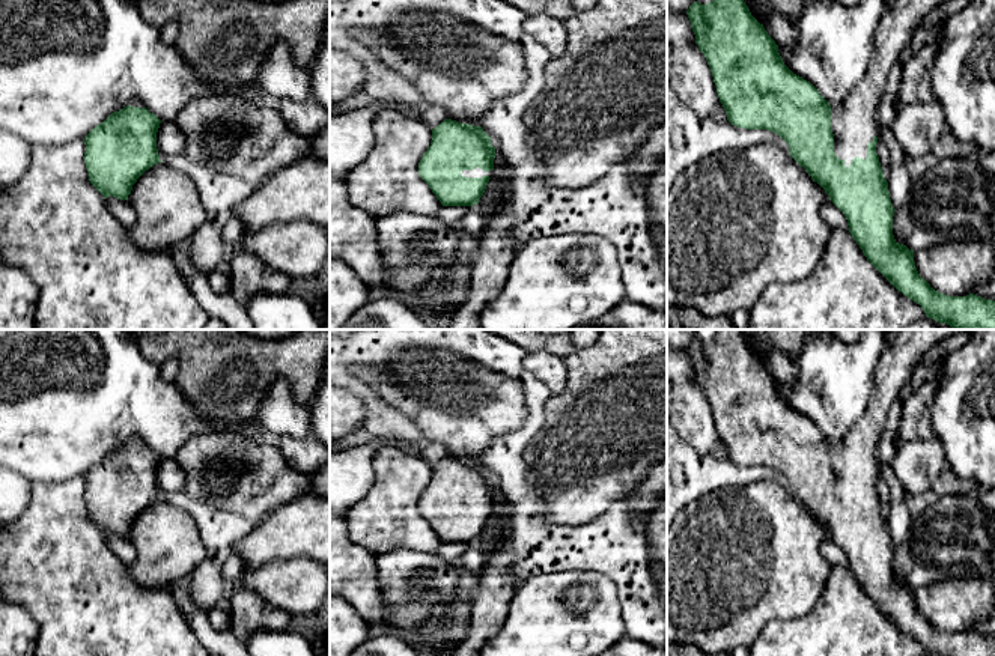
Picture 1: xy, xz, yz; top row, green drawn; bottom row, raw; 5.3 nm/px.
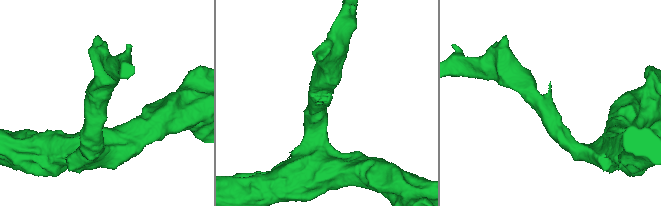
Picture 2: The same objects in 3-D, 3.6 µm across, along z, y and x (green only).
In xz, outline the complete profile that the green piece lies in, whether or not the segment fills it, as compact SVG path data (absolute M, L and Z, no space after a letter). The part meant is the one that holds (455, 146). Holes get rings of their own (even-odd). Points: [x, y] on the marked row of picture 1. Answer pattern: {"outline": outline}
{"outline": "M446 119L432 129L432 141L418 162L418 175L443 206L473 206L494 175L495 147L482 126Z"}

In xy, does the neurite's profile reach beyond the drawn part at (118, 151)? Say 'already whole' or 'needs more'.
needs more

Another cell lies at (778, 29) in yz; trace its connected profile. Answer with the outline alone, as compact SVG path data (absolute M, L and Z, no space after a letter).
M769 14L763 23L763 27L778 47L796 47L796 30L783 17Z

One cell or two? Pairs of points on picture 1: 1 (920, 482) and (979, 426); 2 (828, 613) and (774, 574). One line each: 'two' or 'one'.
1: two
2: two

